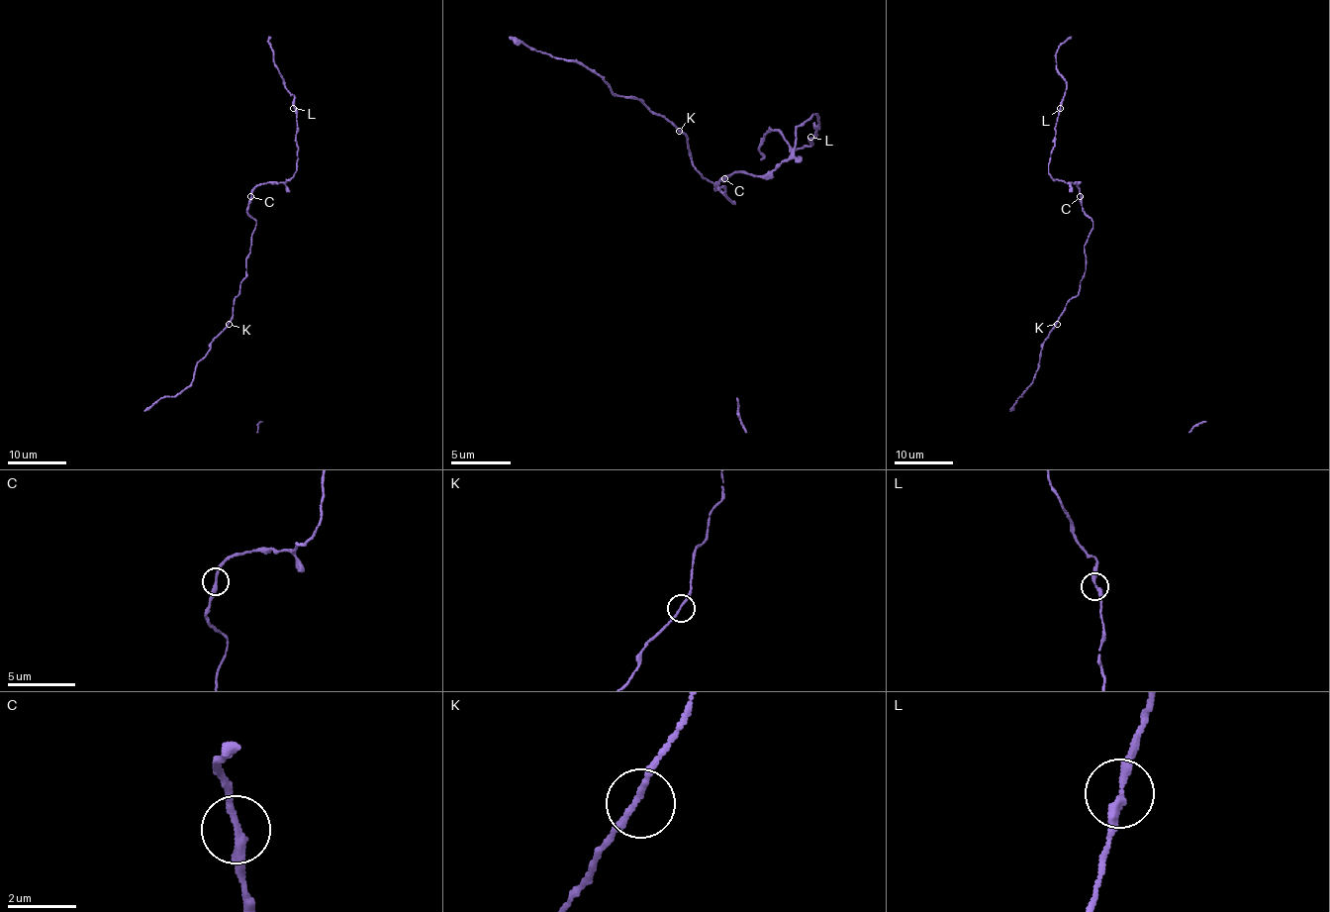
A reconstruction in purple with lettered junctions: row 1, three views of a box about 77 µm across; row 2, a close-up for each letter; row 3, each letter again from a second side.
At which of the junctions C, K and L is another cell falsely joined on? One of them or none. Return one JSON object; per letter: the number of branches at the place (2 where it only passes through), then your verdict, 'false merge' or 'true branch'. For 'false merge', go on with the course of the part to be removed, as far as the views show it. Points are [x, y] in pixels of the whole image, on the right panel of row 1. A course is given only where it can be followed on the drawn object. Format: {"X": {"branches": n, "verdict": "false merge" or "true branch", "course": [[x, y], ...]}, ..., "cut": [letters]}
{"C": {"branches": 2, "verdict": "true branch"}, "K": {"branches": 2, "verdict": "true branch"}, "L": {"branches": 2, "verdict": "true branch"}, "cut": []}

